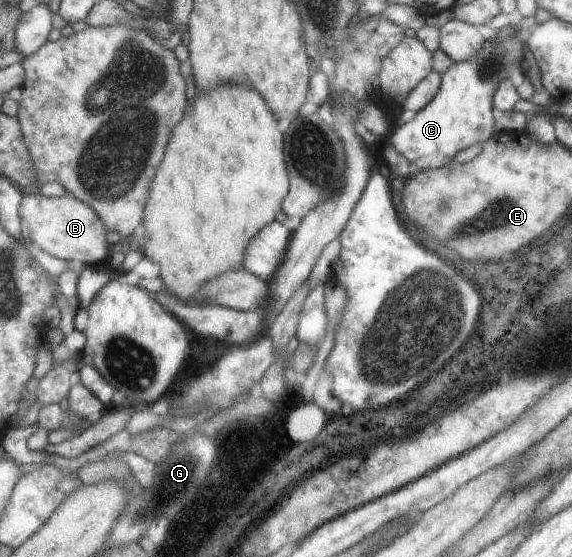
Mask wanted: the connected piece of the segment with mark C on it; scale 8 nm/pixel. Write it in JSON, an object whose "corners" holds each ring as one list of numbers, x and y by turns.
{"corners":[[513,16,508,25,495,29,494,35,485,39,467,61,453,61,445,73,439,74,439,89,431,101,385,137,392,149,411,165,425,170,445,166,457,151,484,142,493,135,495,123,491,96,499,82,507,78,510,71,520,68,521,61,528,56,525,37,520,39,520,30,514,30,518,18]]}

